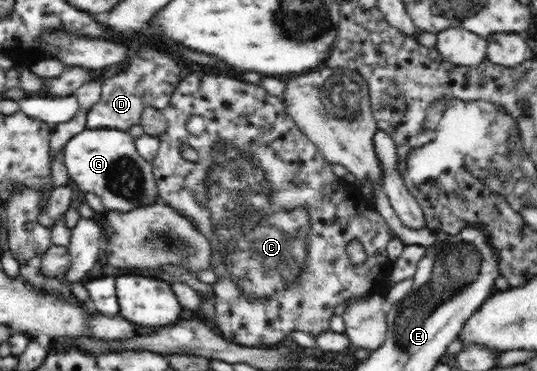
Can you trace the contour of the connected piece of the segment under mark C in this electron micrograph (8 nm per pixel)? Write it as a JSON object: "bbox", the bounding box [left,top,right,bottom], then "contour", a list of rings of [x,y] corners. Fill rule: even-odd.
{"bbox":[152,69,394,347],"contour":[[[207,69],[205,71],[197,71],[189,73],[179,82],[175,93],[171,95],[170,105],[163,108],[163,115],[168,118],[169,127],[159,137],[159,149],[156,157],[152,161],[153,176],[158,187],[158,194],[175,210],[187,216],[195,228],[201,234],[209,238],[211,242],[211,263],[209,267],[217,275],[217,281],[211,285],[214,288],[216,325],[214,329],[225,339],[235,342],[239,345],[247,347],[276,347],[280,345],[283,339],[288,338],[291,331],[304,331],[312,337],[329,330],[329,320],[333,317],[335,307],[339,304],[346,303],[351,297],[361,297],[381,293],[385,290],[390,271],[392,270],[392,262],[388,258],[386,249],[389,240],[394,234],[389,229],[389,225],[375,209],[373,203],[364,198],[363,191],[360,186],[351,182],[351,179],[345,181],[339,175],[333,173],[332,165],[329,164],[317,149],[317,146],[309,141],[309,138],[297,127],[297,124],[287,115],[285,102],[279,97],[269,95],[262,86],[253,85],[237,76],[230,76],[219,72],[212,72]],[[191,115],[201,115],[209,124],[209,128],[202,136],[195,138],[185,127],[187,120]],[[183,144],[193,146],[199,152],[198,161],[191,162],[185,158],[181,158],[180,147]],[[351,239],[356,239],[365,250],[367,259],[362,264],[353,264],[347,256],[347,243]]]}

